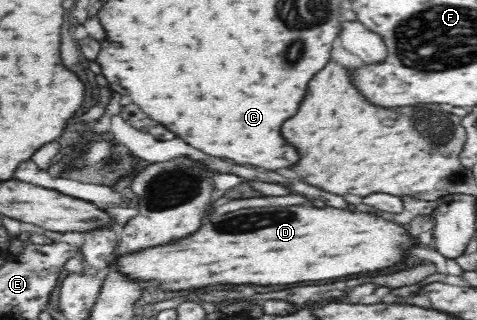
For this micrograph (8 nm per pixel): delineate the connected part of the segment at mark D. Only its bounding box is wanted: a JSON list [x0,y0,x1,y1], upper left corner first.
[113,206,416,292]

